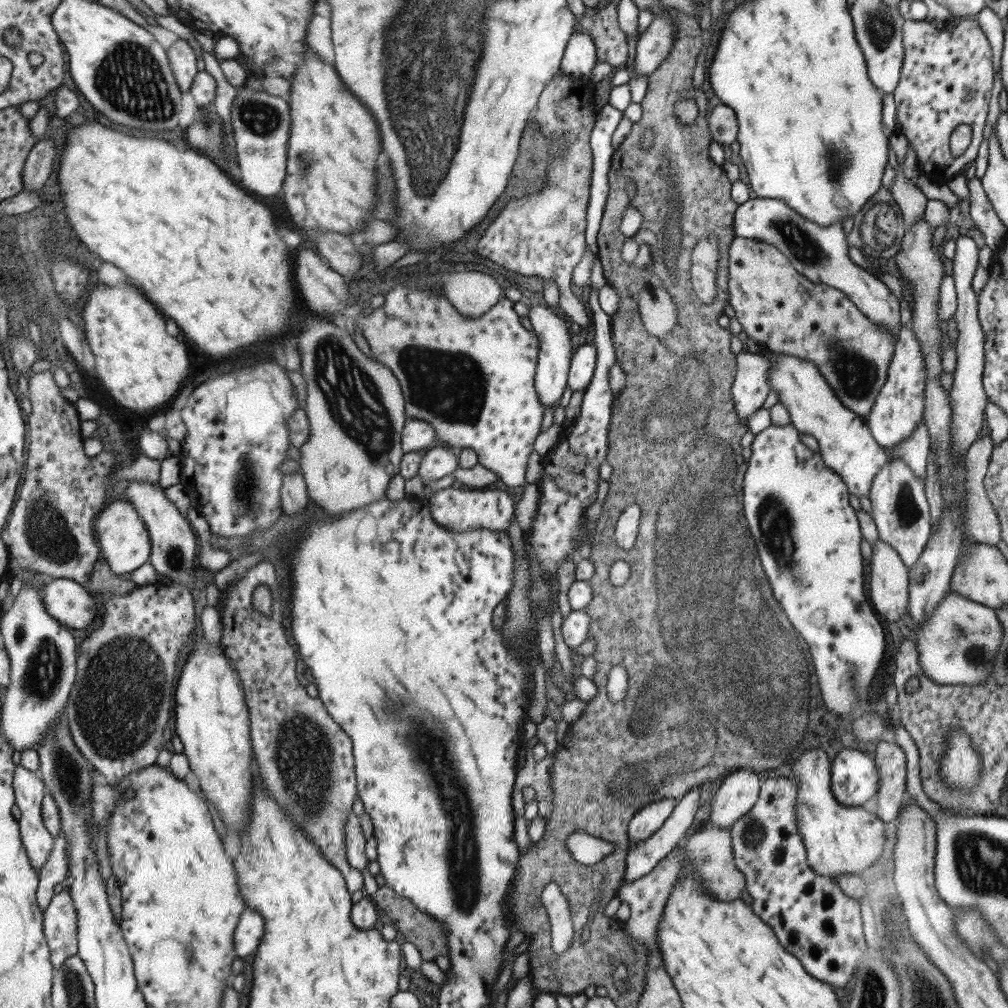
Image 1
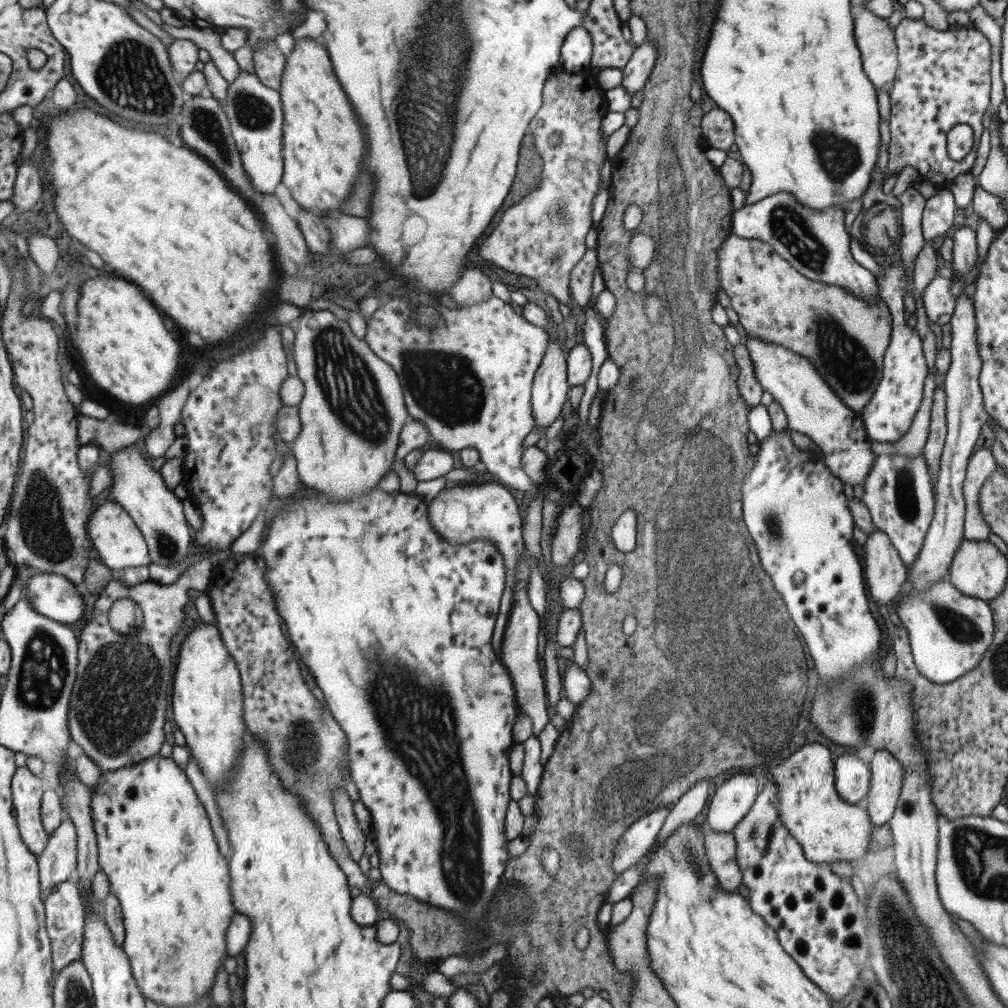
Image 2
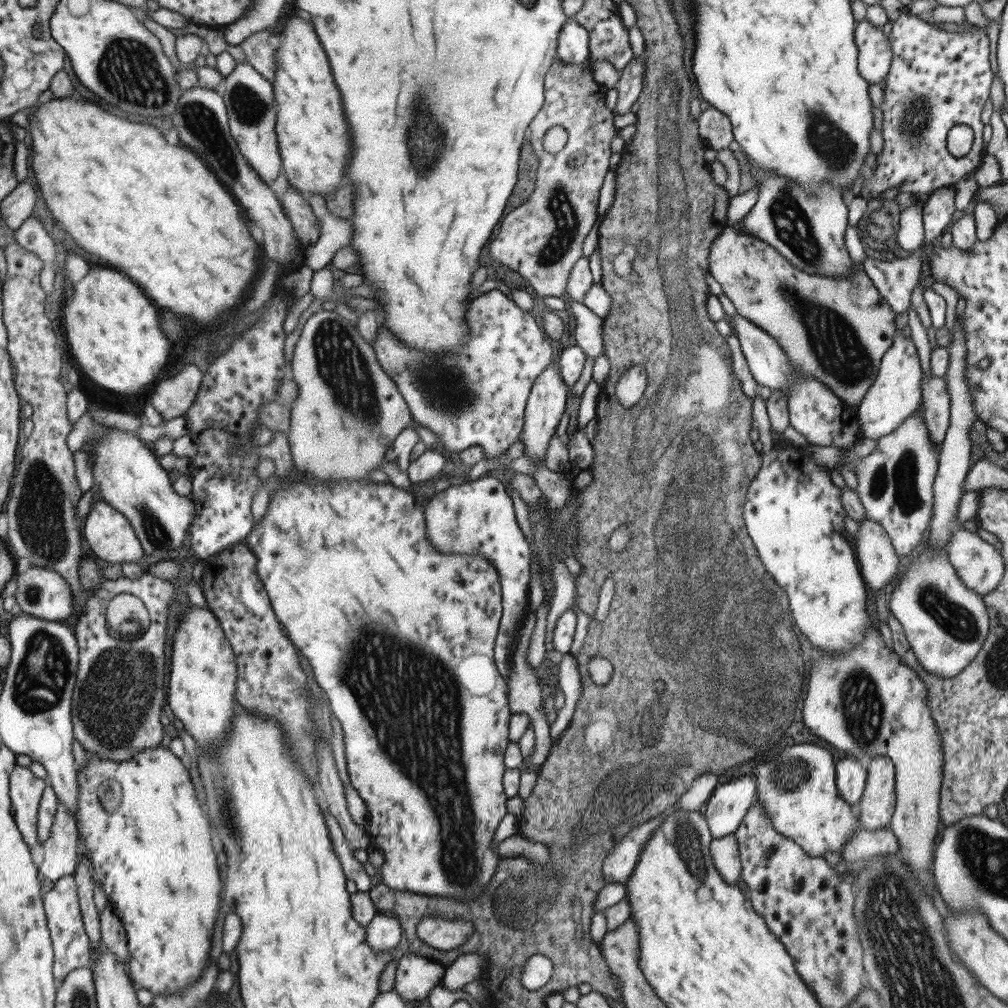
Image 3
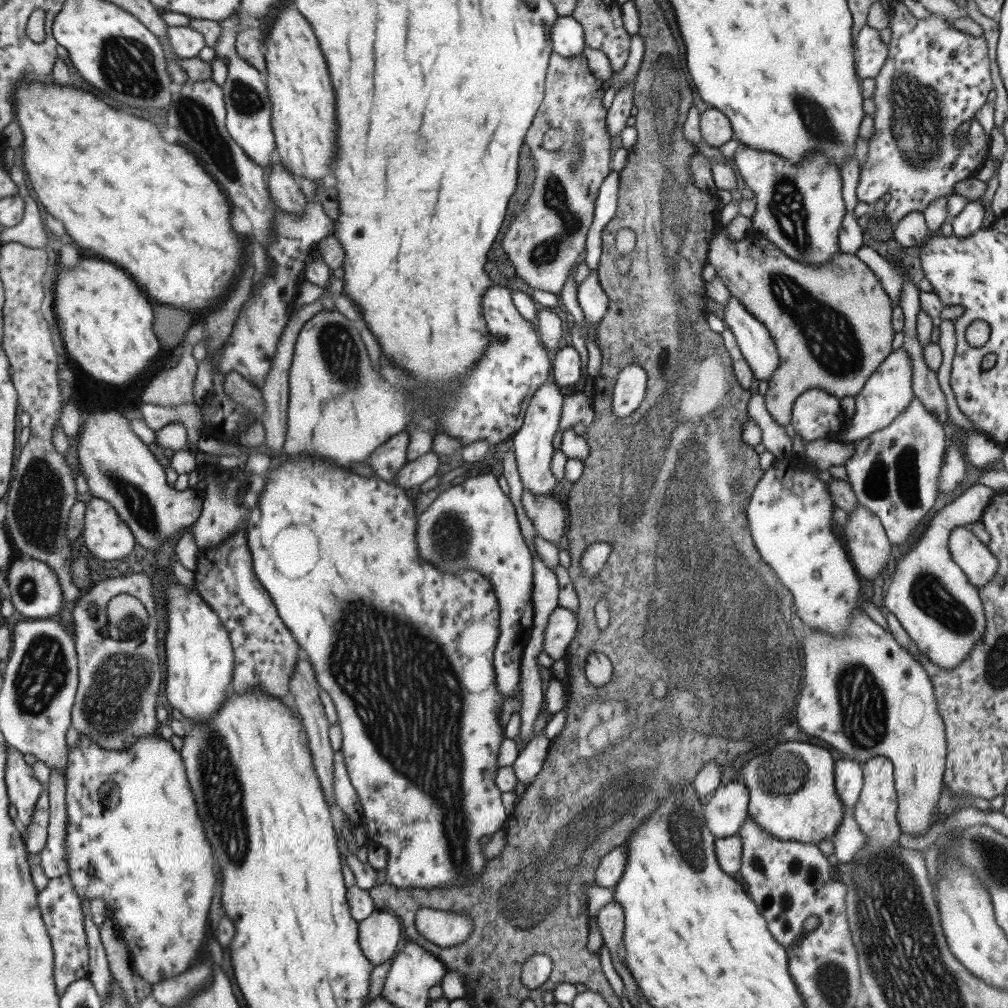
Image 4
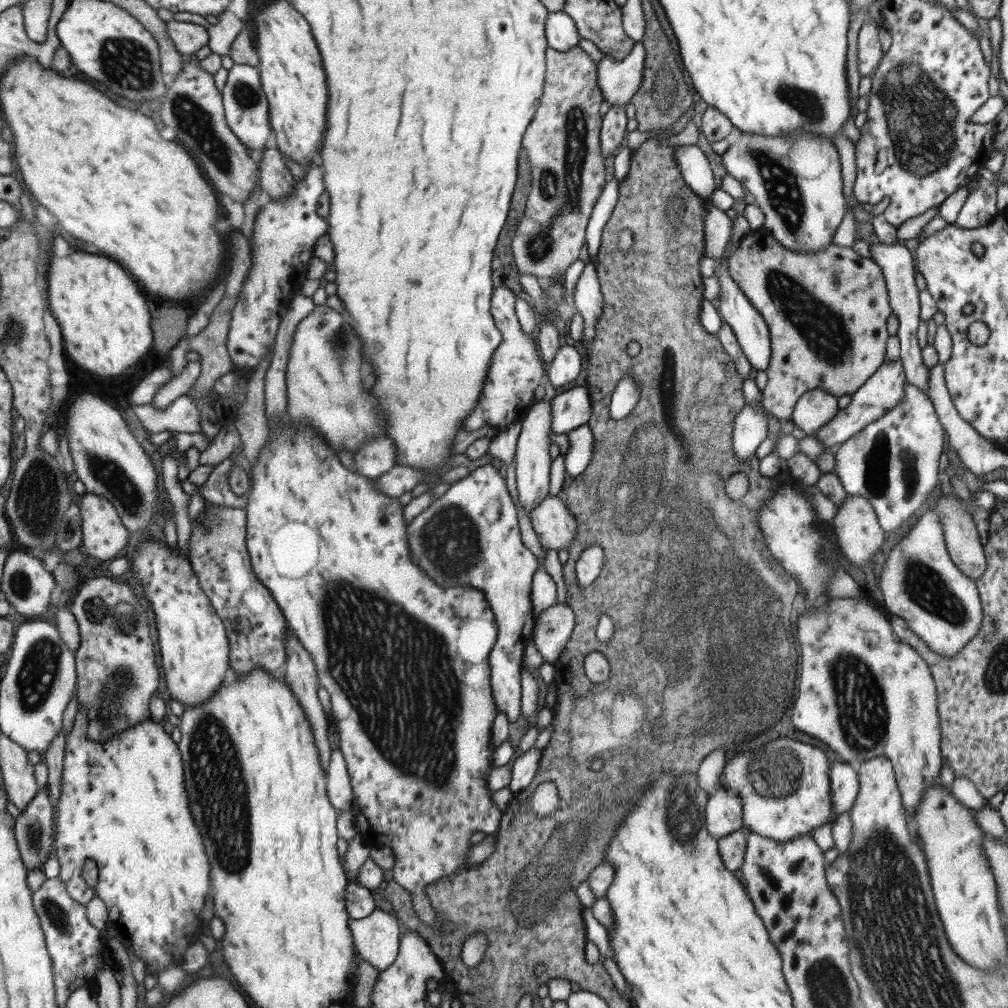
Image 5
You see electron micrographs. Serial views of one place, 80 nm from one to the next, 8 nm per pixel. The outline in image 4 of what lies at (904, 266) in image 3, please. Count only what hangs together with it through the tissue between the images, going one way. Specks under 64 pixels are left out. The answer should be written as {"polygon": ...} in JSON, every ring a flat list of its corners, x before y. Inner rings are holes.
{"polygon":[[862,245,860,248,857,248,854,256,875,274,875,278,881,283,883,290,886,292,885,296,889,298,889,302,891,302,893,307,898,307,902,282,905,278,909,278,909,272,905,270,905,267,891,265,889,260,879,256,869,246]]}

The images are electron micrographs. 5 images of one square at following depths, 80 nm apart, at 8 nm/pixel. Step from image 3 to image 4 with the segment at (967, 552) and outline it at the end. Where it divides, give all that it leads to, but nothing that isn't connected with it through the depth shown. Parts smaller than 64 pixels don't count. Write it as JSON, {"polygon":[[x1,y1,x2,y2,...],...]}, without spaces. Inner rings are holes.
{"polygon":[[968,526,953,527,947,546,952,561,961,569,969,584,979,588,994,577,997,568,995,557]]}

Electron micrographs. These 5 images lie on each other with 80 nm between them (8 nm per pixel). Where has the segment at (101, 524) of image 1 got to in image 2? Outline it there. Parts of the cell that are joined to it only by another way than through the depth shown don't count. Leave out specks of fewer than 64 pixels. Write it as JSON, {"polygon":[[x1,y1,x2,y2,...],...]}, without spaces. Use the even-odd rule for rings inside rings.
{"polygon":[[103,500,99,503,96,513,89,518,88,534,92,539,93,548,109,570,143,567,150,563,148,550,139,529,132,518,113,501]]}

